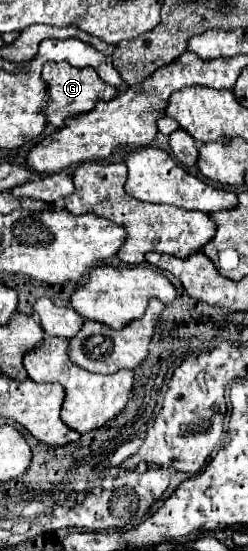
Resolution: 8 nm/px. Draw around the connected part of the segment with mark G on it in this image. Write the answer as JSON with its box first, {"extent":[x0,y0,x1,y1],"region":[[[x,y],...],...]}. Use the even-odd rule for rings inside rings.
{"extent":[42,62,118,128],"region":[[[48,62],[42,68],[42,78],[48,84],[48,96],[50,96],[50,102],[48,102],[48,108],[46,108],[46,118],[56,128],[62,128],[66,118],[78,116],[82,112],[90,112],[98,100],[112,100],[118,94],[118,88],[108,86],[96,74],[96,70],[90,68],[90,66],[86,66],[86,68],[74,68],[68,62],[60,62],[60,64]]]}

